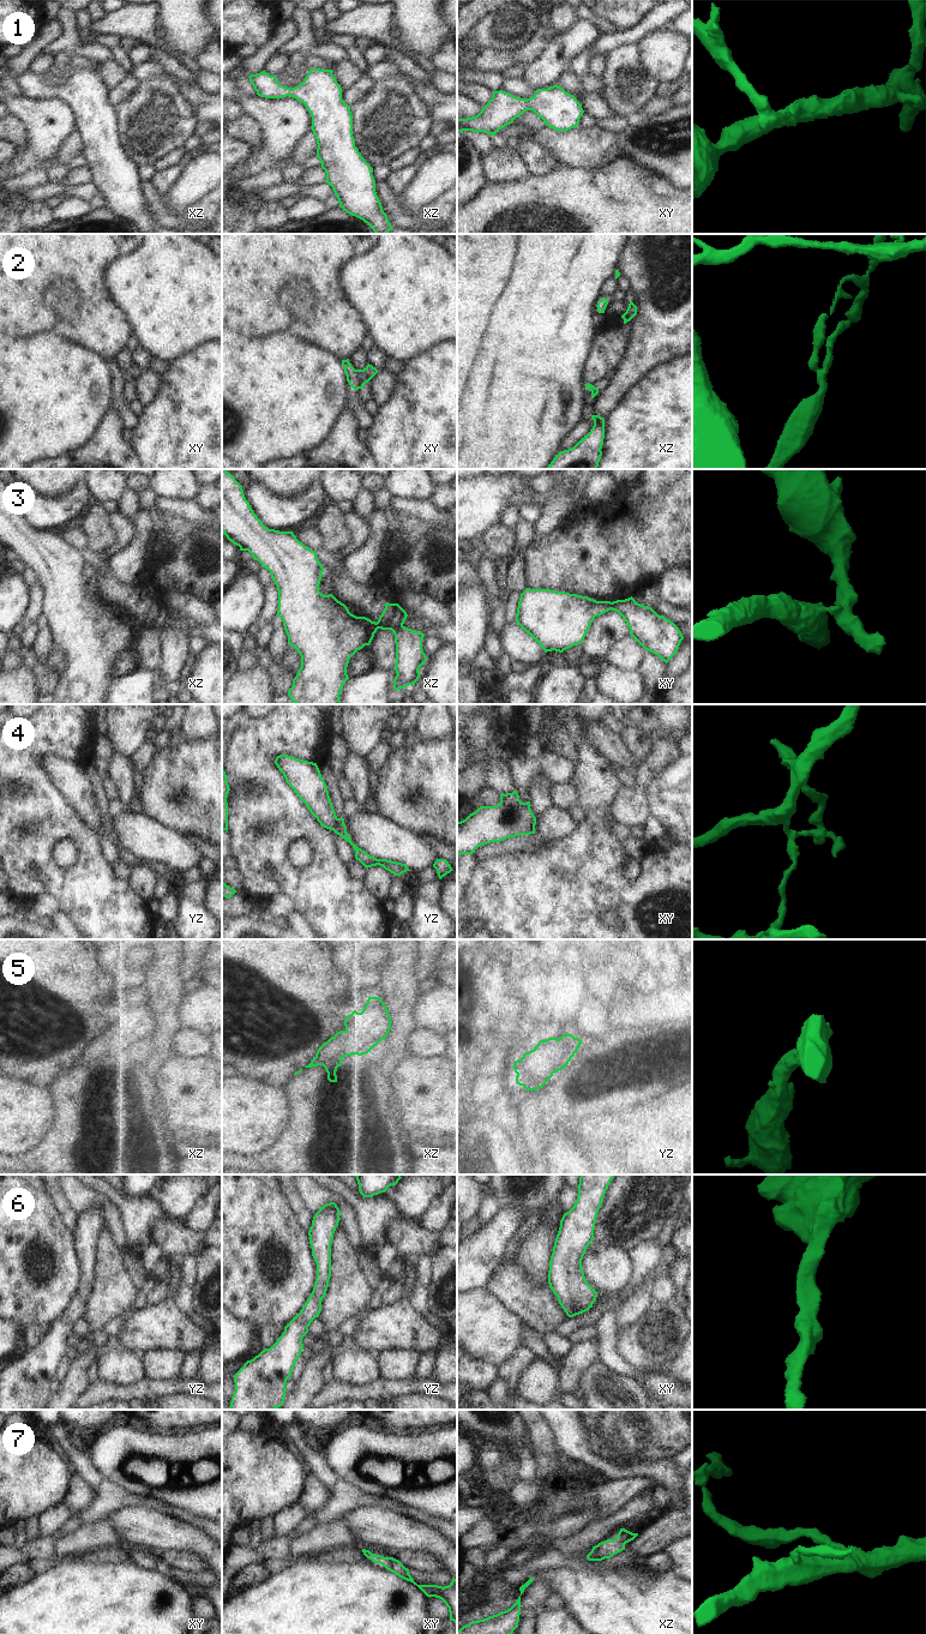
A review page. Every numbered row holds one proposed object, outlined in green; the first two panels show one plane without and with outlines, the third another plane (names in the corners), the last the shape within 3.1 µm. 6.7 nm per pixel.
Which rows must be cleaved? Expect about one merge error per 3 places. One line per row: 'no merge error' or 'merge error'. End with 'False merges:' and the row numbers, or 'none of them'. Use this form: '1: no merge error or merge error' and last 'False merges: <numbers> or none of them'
1: no merge error
2: merge error
3: merge error
4: merge error
5: no merge error
6: no merge error
7: no merge error
False merges: 2, 3, 4

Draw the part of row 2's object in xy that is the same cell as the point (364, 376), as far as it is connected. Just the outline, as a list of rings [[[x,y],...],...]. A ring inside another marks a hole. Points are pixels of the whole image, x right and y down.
[[[368,364],[363,370],[355,370],[355,373],[359,380],[359,386],[362,389],[363,385],[378,373],[378,370]]]

